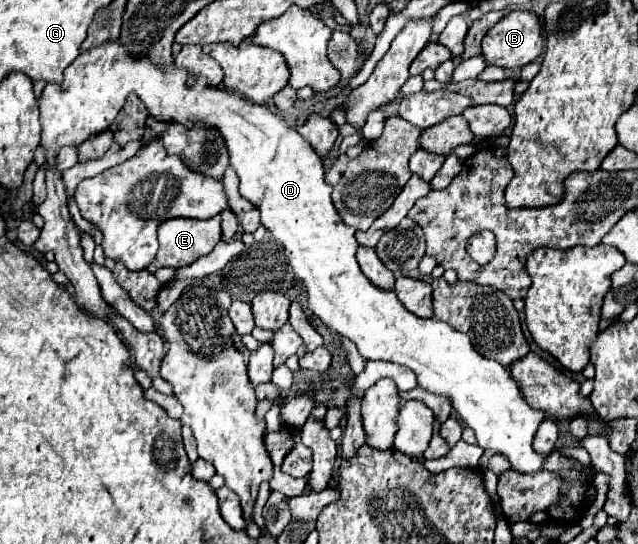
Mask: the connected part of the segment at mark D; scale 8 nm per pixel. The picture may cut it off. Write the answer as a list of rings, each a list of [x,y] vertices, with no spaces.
[[[117,41],[81,53],[63,71],[63,81],[47,83],[39,97],[43,125],[41,147],[45,153],[57,153],[67,145],[77,147],[89,137],[103,133],[131,91],[139,95],[159,121],[173,119],[183,125],[199,121],[217,127],[227,141],[231,167],[241,179],[241,195],[261,211],[261,225],[283,245],[293,273],[307,289],[311,313],[327,327],[351,339],[365,359],[405,365],[415,371],[419,387],[451,399],[459,419],[475,431],[477,445],[505,455],[513,471],[543,471],[549,455],[537,453],[533,439],[545,415],[525,403],[519,387],[511,381],[509,369],[479,355],[467,335],[443,321],[409,313],[397,299],[393,287],[381,289],[371,285],[357,267],[355,229],[339,221],[331,201],[331,185],[325,183],[323,163],[297,129],[289,129],[287,123],[265,105],[255,105],[237,93],[211,87],[203,77],[189,87],[187,77],[187,71],[175,67],[161,71],[145,59],[133,59]]]

